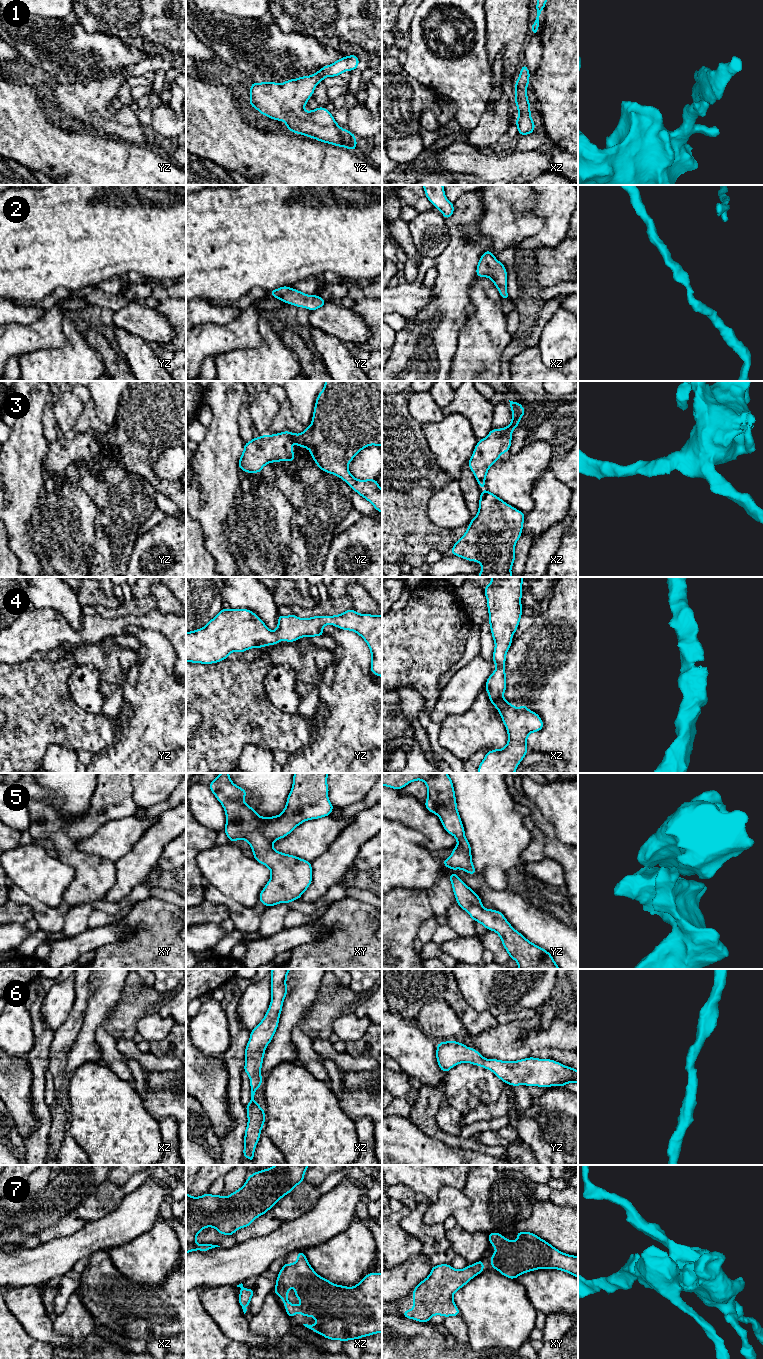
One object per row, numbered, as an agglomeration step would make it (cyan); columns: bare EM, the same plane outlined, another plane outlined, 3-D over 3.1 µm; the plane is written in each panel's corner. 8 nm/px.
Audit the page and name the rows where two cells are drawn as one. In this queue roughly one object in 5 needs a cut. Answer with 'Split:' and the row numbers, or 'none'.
Split: none

